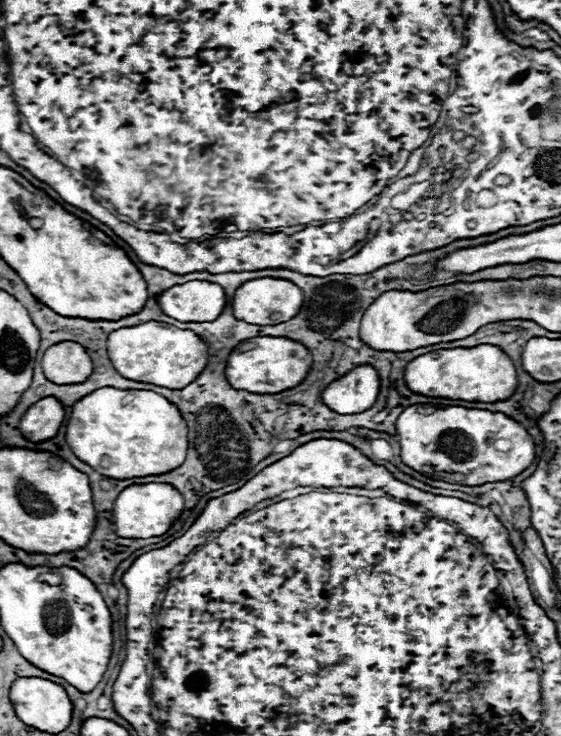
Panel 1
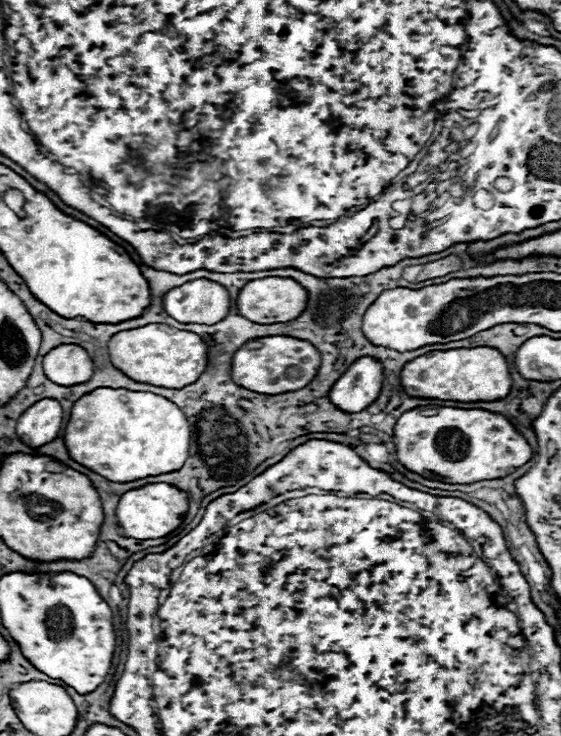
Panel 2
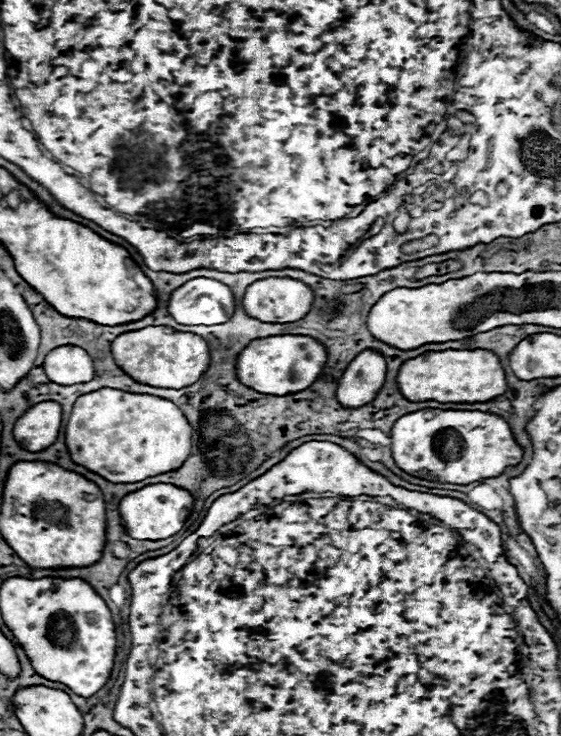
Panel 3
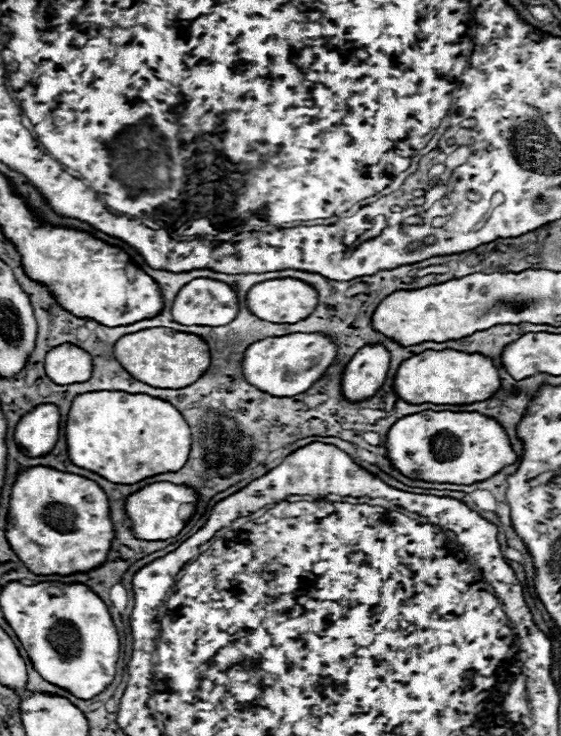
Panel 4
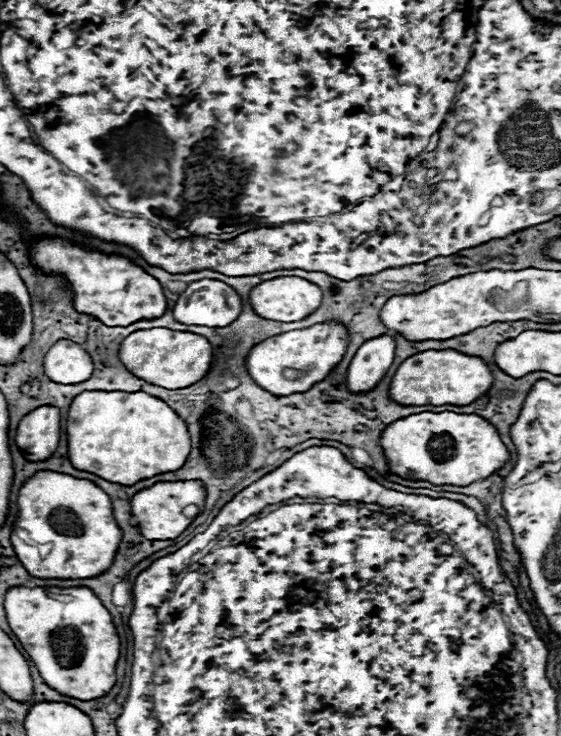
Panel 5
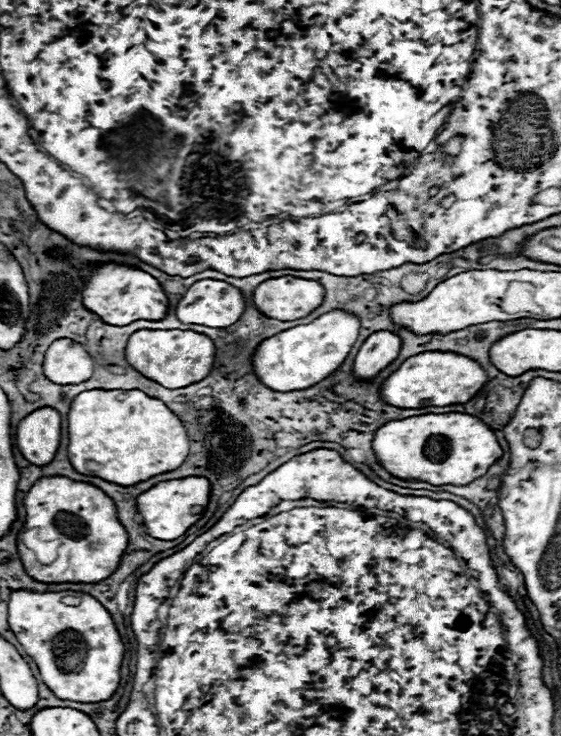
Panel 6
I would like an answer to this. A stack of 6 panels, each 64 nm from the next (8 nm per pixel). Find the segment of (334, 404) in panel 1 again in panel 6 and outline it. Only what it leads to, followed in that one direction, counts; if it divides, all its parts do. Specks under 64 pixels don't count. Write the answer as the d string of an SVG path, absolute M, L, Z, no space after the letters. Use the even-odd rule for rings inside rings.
M380 330L366 338L366 342L360 346L356 360L354 360L354 374L362 376L362 380L374 378L382 368L386 368L402 348L402 338Z

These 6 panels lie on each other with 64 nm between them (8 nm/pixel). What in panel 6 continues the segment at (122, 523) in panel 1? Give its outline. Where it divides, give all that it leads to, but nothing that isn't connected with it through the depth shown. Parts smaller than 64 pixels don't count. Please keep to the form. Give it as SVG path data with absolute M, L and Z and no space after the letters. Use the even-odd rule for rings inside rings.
M186 476L178 480L158 482L150 490L138 496L138 512L144 518L146 532L158 540L176 540L180 538L192 524L196 524L202 514L194 514L192 506L208 506L210 502L210 480L204 476Z

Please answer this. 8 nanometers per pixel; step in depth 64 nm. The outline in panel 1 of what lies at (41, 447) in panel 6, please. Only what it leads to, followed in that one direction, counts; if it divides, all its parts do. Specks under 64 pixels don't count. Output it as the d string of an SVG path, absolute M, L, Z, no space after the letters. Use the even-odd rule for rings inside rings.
M54 396L34 402L20 420L20 432L30 442L44 442L58 434L64 422L64 406Z

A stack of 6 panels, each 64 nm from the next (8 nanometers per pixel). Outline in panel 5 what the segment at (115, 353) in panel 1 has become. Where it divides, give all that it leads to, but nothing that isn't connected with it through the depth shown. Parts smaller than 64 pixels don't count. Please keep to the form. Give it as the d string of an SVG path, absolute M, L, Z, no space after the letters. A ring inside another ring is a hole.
M150 328L132 332L120 344L120 356L122 364L126 364L126 368L130 368L134 376L168 390L178 390L192 386L208 374L212 364L212 344L200 334L178 332L168 328Z

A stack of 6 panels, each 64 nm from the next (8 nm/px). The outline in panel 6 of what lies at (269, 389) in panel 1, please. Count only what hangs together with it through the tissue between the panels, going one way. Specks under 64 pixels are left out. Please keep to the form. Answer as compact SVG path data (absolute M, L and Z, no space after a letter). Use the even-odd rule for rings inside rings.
M330 310L310 324L288 328L266 338L254 354L254 372L260 382L278 392L310 388L330 376L346 360L360 332L360 318L346 310Z

